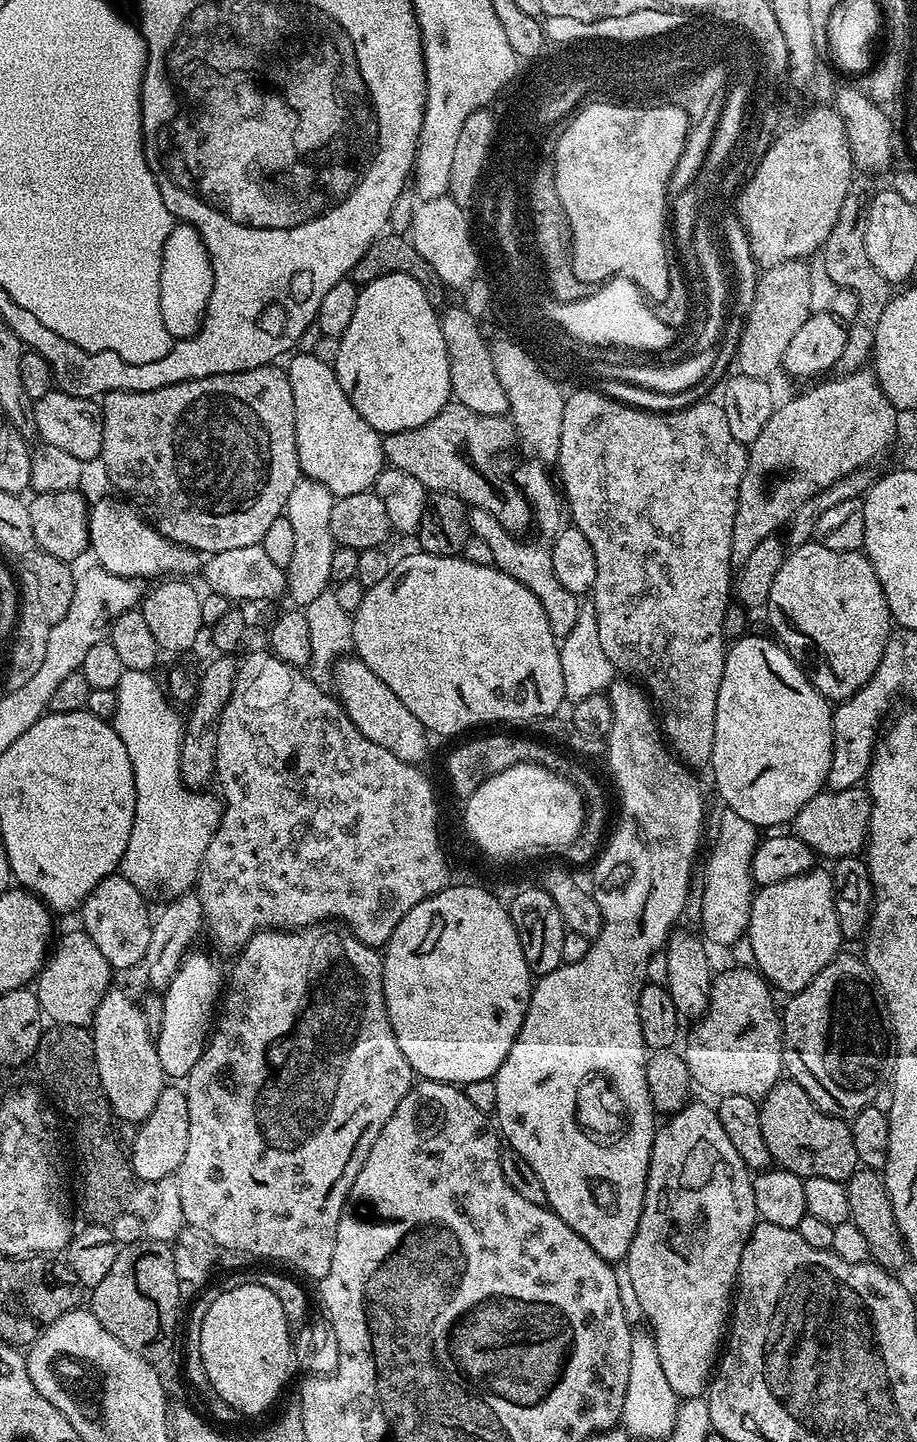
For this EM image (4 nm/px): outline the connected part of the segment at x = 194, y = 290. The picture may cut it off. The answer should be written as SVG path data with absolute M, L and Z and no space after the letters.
M183 222L173 225L163 244L159 298L162 302L162 316L166 330L174 340L192 337L200 331L212 292L213 266L201 236L196 228Z

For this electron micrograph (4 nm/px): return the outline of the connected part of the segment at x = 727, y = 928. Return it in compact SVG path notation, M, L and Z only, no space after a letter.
M721 811L720 825L716 828L716 845L708 856L706 880L702 882L702 924L705 941L718 946L733 947L748 930L749 912L754 895L752 859L758 843L758 829L738 814Z

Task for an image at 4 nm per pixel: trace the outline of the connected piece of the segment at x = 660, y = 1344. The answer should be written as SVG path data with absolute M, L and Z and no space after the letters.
M689 1102L682 1111L676 1113L675 1116L667 1117L659 1125L652 1143L650 1166L646 1178L646 1194L644 1195L642 1214L638 1218L638 1230L630 1242L630 1250L626 1257L630 1279L632 1279L634 1290L638 1294L638 1306L647 1327L651 1329L651 1334L656 1340L658 1359L662 1364L663 1373L666 1374L666 1379L670 1382L674 1394L679 1398L703 1397L705 1395L710 1377L713 1375L718 1357L722 1352L722 1341L725 1339L726 1329L730 1324L730 1309L734 1304L734 1289L738 1284L740 1259L742 1258L744 1243L748 1241L753 1228L758 1223L756 1207L754 1206L752 1176L749 1168L744 1165L742 1158L738 1158L738 1150L734 1150L730 1138L726 1138L726 1130L722 1130L722 1122L718 1118L715 1107L709 1106L707 1108L704 1104L696 1103Z

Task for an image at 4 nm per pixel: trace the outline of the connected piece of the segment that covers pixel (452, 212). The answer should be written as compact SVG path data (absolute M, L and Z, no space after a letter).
M436 194L419 205L412 212L408 237L411 244L422 258L435 271L445 287L457 290L462 282L470 278L474 268L482 263L480 254L476 252L472 238L472 227L465 207L455 198L447 194Z

